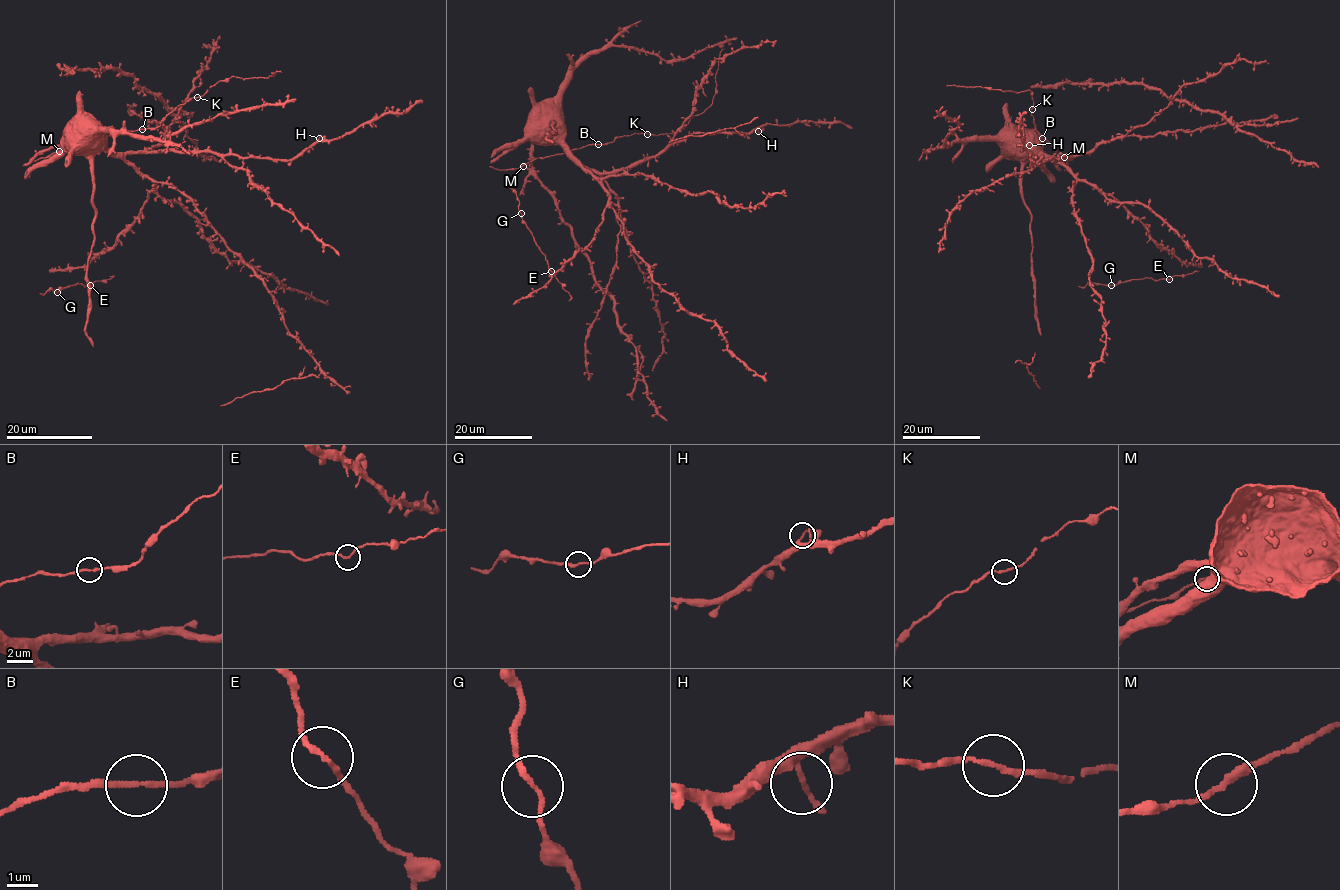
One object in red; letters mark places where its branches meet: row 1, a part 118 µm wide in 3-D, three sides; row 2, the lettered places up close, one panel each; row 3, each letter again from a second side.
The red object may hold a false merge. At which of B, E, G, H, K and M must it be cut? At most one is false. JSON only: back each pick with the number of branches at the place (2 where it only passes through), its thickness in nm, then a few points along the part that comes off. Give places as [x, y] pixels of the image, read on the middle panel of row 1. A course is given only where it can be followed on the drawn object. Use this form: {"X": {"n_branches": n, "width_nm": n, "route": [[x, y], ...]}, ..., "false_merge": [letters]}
{"false_merge": []}

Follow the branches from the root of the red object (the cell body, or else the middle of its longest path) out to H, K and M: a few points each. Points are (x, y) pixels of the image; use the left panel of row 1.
H: (83, 117), (99, 126), (101, 143), (119, 154), (216, 152), (241, 157), (294, 159), (319, 138)
K: (83, 117), (69, 123), (60, 144), (40, 152), (24, 165), (116, 132), (155, 128), (179, 105), (197, 98)
M: (83, 117), (76, 117), (69, 123), (60, 144), (40, 152), (24, 165), (59, 151)

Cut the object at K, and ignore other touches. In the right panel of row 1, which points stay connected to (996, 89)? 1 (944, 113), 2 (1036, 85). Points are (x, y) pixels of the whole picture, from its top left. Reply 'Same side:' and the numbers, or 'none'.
Same side: none

